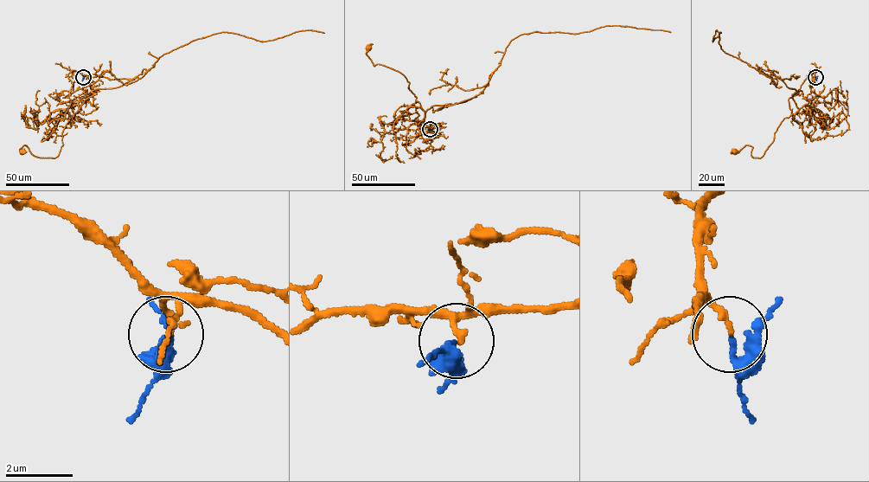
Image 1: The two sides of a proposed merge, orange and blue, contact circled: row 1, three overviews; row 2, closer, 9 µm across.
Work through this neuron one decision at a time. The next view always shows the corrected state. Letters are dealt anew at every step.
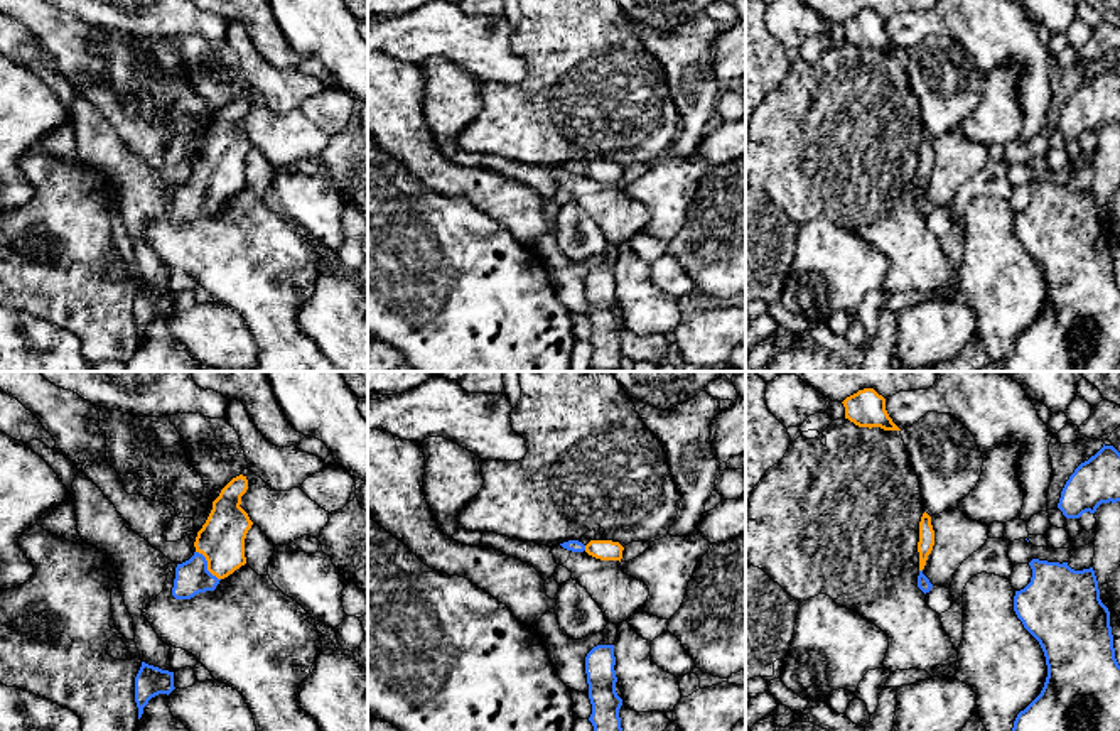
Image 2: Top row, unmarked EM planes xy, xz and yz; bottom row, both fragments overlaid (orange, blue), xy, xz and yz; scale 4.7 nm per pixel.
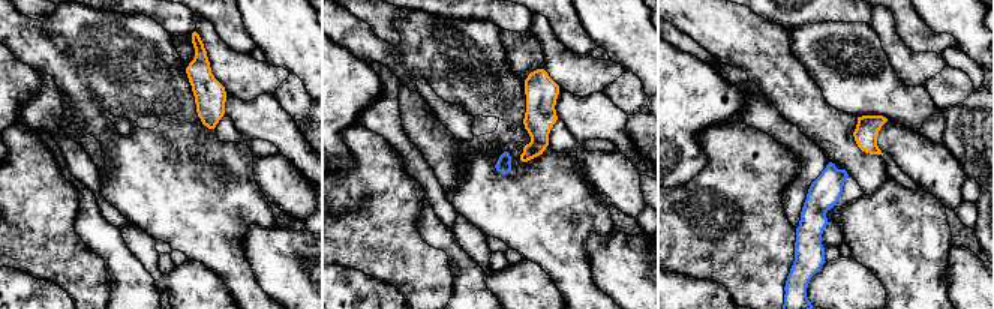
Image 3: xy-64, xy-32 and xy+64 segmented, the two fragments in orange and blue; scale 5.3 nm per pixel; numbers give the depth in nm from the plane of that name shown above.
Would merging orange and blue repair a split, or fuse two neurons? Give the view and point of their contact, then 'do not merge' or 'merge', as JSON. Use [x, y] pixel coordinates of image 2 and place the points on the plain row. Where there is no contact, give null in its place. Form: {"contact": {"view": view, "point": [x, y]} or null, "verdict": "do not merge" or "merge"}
{"contact": {"view": "xy", "point": [208, 188]}, "verdict": "merge"}

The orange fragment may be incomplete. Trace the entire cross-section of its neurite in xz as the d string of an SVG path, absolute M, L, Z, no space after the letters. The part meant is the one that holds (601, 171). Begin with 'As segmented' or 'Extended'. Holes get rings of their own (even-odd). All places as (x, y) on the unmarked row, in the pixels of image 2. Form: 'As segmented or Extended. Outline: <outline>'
Extended. Outline: M568 162L560 165L563 171L572 174L587 174L589 177L600 181L600 182L619 182L622 181L624 169L619 164L612 162L590 162L584 167L579 162Z

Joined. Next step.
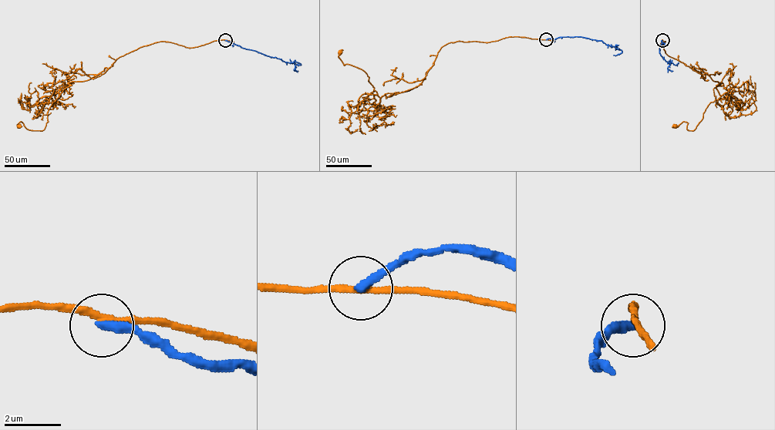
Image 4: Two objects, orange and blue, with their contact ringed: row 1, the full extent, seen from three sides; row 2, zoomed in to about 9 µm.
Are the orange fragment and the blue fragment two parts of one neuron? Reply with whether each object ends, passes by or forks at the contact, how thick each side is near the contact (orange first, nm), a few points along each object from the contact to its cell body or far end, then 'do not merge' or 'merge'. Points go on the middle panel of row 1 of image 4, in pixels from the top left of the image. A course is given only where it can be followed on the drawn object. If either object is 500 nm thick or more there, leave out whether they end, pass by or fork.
orange passes by; blue ends there; 240 nm thick on the orange side, 320 nm on the other; orange runs (546, 39), (509, 37), (489, 42), (448, 43), (418, 85), (380, 98), (365, 72), (343, 65), (339, 52); blue runs (546, 39), (577, 36), (601, 41), (622, 52), (613, 55); do not merge

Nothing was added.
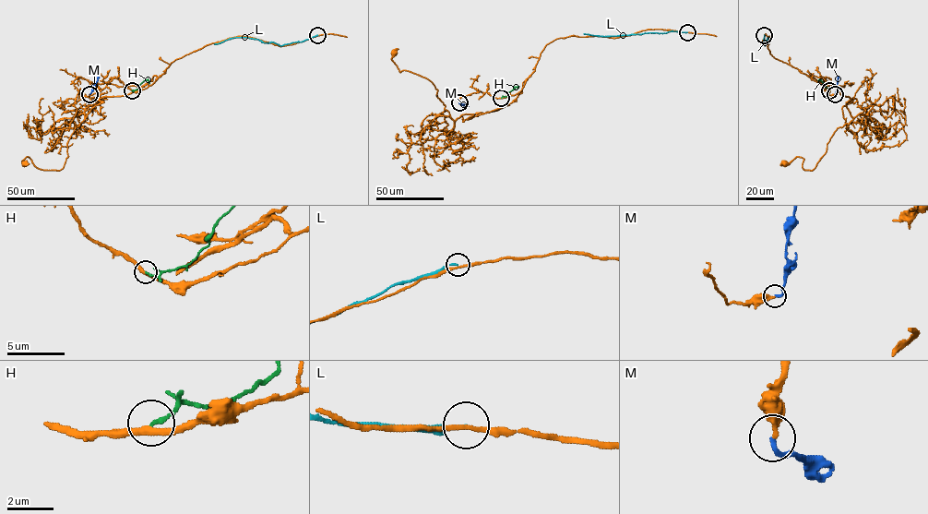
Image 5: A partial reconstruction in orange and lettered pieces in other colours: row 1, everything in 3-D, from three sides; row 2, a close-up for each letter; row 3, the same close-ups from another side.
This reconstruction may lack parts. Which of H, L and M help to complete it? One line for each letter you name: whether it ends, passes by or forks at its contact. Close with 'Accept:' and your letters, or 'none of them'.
M: it ends
Accept: M

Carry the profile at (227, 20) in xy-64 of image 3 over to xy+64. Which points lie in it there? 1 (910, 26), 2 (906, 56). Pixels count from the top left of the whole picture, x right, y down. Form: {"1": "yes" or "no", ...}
{"1": "yes", "2": "no"}

